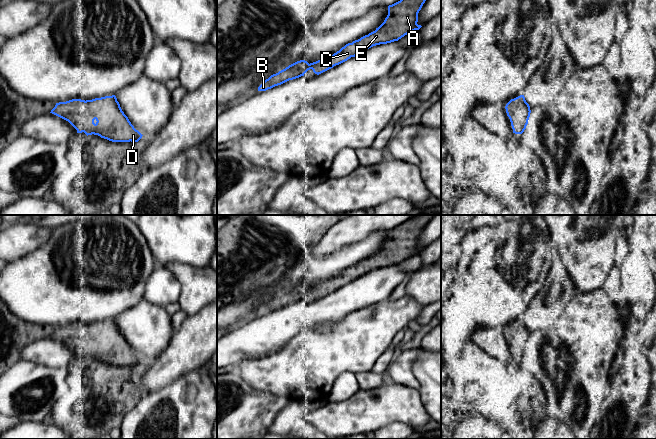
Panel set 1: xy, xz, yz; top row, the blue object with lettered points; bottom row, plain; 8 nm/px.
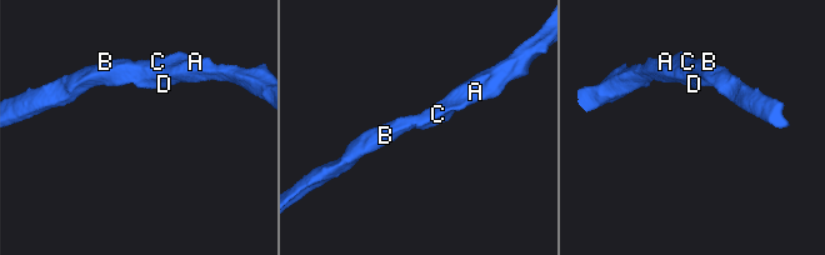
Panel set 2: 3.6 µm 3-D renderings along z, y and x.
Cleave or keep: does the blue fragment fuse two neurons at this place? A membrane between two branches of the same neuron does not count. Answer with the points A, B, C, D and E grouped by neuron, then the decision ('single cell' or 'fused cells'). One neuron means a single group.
A B C D E; single cell

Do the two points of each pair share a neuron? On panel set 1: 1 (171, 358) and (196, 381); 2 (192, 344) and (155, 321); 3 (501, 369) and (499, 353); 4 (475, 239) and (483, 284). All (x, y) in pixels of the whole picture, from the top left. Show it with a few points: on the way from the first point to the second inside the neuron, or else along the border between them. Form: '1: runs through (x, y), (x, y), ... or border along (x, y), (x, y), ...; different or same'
1: border along (200, 369), (189, 371), (167, 385); different
2: border along (176, 330), (168, 345), (161, 352); different
3: border along (487, 354), (505, 364); different
4: border along (493, 234), (492, 238), (473, 256); different

